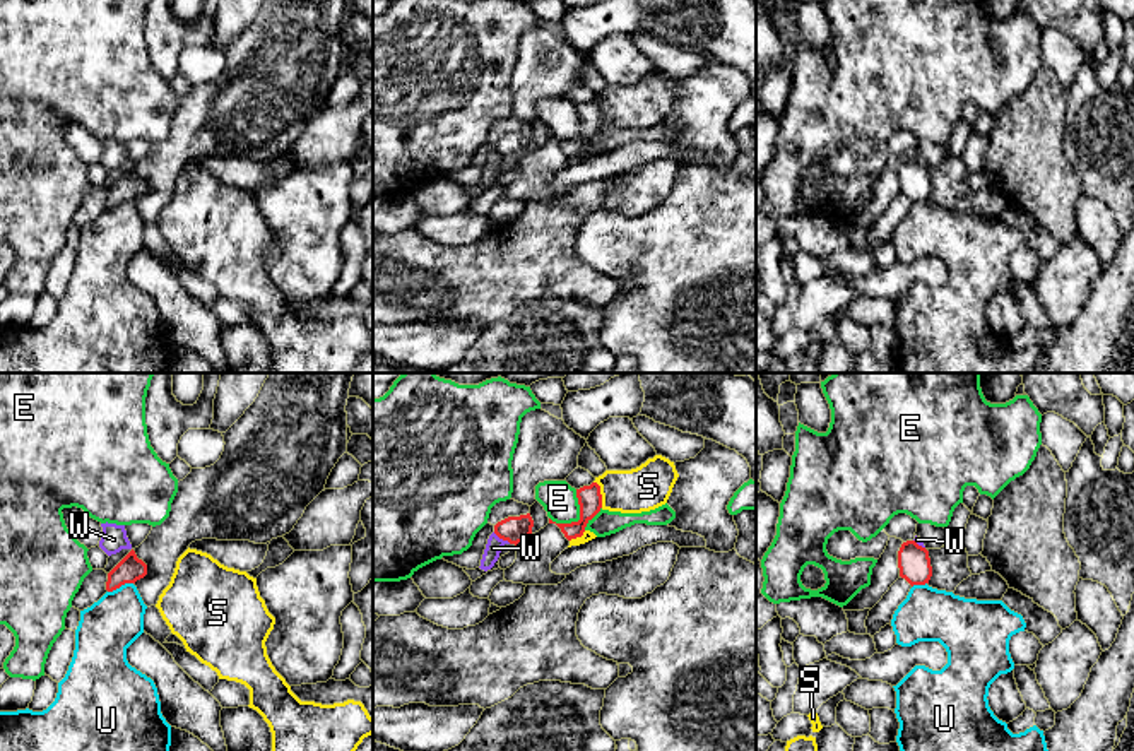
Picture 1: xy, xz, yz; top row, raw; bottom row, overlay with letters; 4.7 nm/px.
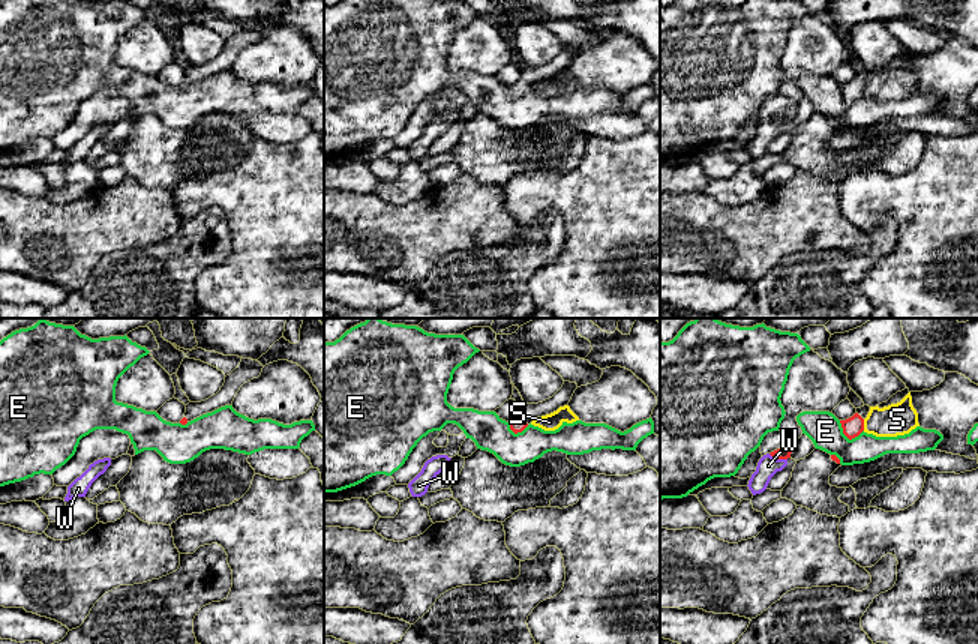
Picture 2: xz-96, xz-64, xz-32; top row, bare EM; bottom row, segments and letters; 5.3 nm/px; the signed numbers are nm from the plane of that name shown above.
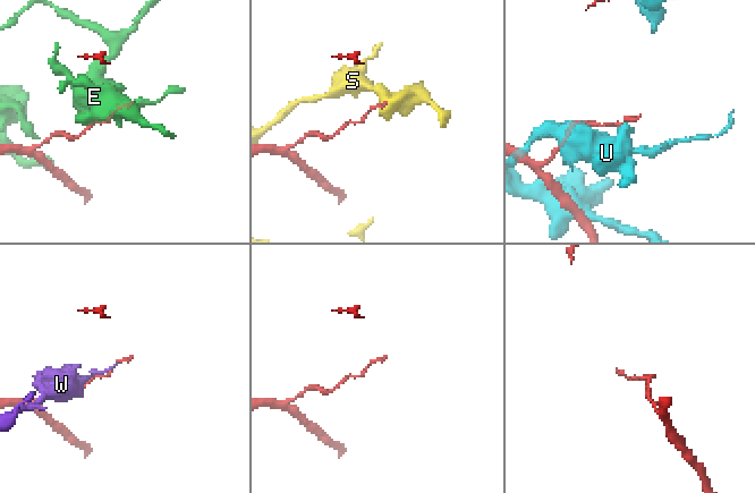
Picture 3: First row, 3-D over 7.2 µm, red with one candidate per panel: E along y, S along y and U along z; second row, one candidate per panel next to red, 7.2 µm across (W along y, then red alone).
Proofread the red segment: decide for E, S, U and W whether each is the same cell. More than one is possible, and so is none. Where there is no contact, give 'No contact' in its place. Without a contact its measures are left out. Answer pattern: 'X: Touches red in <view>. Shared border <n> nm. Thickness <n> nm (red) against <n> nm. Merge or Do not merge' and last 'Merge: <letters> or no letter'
E: Touches red in xz. Shared border 200 nm. Thickness 110 nm (red) against 160 nm. Do not merge
S: Touches red in xz. Shared border 130 nm. Thickness 110 nm (red) against 220 nm. Do not merge
U: Touches red in xy. Shared border 130 nm. Thickness 120 nm (red) against 260 nm. Do not merge
W: Touches red in xz. Shared border 100 nm. Thickness 130 nm (red) against 80 nm. Do not merge
Merge: no letter

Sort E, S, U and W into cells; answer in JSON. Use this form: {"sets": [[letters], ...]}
{"sets": [["E"], ["S"], ["U"], ["W"]]}

